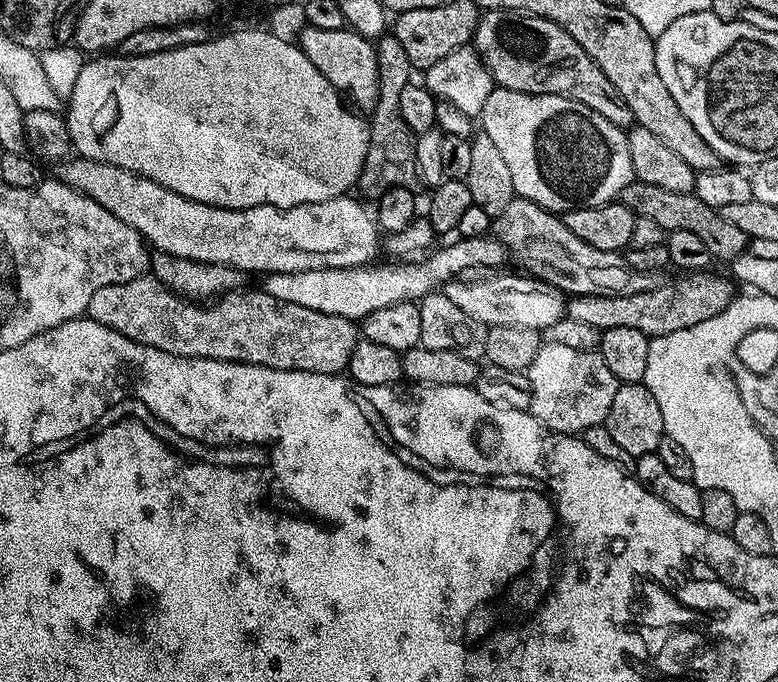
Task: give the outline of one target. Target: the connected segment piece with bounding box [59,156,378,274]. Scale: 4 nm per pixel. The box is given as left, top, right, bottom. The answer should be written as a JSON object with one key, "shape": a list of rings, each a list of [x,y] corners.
{"shape":[[[74,156],[71,159],[60,170],[59,177],[63,183],[98,202],[98,206],[110,210],[114,218],[122,218],[122,222],[126,222],[126,226],[134,229],[151,247],[153,244],[153,249],[178,258],[224,264],[226,267],[235,268],[241,274],[304,272],[304,248],[308,248],[308,240],[312,240],[312,248],[308,248],[308,252],[316,252],[316,236],[320,236],[320,244],[324,244],[324,240],[332,240],[332,268],[358,268],[373,259],[372,243],[376,240],[376,232],[378,233],[377,225],[370,219],[369,213],[368,216],[364,213],[363,206],[358,201],[351,200],[353,197],[348,194],[333,198],[336,202],[336,216],[344,216],[344,224],[336,224],[332,216],[320,216],[320,208],[304,207],[304,220],[296,220],[296,212],[290,212],[287,208],[275,208],[269,204],[253,208],[213,208],[210,204],[194,202],[182,194],[174,194],[174,190],[150,178],[142,178],[130,170],[122,170],[106,162],[97,162],[92,157]]]}

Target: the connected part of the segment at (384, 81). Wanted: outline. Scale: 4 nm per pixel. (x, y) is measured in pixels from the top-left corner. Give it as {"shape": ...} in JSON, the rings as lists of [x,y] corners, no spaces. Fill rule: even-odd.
{"shape":[[[394,34],[381,35],[375,41],[374,47],[380,67],[380,98],[370,112],[368,153],[362,166],[358,188],[372,196],[371,198],[379,198],[391,188],[419,189],[422,180],[416,166],[416,136],[410,126],[406,126],[406,118],[402,118],[401,95],[404,87],[413,79],[412,63],[410,58],[406,58],[406,49],[402,42]]]}

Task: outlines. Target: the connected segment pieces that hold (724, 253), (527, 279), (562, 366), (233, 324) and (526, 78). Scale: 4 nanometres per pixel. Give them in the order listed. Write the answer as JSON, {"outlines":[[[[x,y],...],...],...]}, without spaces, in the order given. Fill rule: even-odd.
{"outlines":[[[[633,182],[620,193],[618,200],[621,204],[627,204],[637,216],[645,216],[658,222],[658,226],[662,226],[665,233],[674,230],[690,230],[706,245],[706,250],[710,250],[713,261],[734,261],[743,255],[749,246],[748,236],[742,234],[742,230],[726,222],[726,218],[722,218],[719,210],[706,206],[706,202],[699,200],[692,192],[662,190],[662,186]]],[[[497,274],[490,278],[490,282],[474,282],[473,284],[463,284],[460,279],[455,279],[444,285],[443,291],[446,298],[457,303],[466,314],[478,318],[478,322],[489,326],[497,324],[498,326],[526,326],[537,330],[547,330],[554,326],[566,314],[566,296],[560,289],[555,288],[553,284],[548,284],[545,280],[537,280],[531,274],[520,274],[524,276],[504,276]]],[[[547,342],[541,343],[538,354],[534,354],[526,375],[532,391],[530,411],[552,432],[583,434],[590,426],[603,424],[618,387],[599,351],[573,350]]],[[[145,274],[130,282],[102,286],[102,290],[98,290],[94,298],[90,298],[87,315],[91,319],[102,322],[102,326],[110,326],[110,330],[118,330],[118,334],[126,334],[126,338],[134,342],[142,342],[146,346],[166,350],[166,354],[178,354],[186,358],[233,360],[243,364],[261,364],[278,370],[340,374],[347,369],[358,343],[358,328],[353,321],[342,318],[338,314],[322,313],[294,302],[284,302],[263,290],[252,292],[241,299],[230,299],[232,298],[225,299],[220,302],[225,304],[218,306],[201,306],[199,303],[181,299],[162,281],[156,280],[151,274]]],[[[500,10],[483,13],[476,28],[474,44],[488,65],[493,81],[501,88],[530,94],[558,94],[598,110],[602,118],[625,130],[633,127],[632,111],[618,94],[614,82],[602,74],[599,66],[554,22],[541,16],[505,14]]]]}

